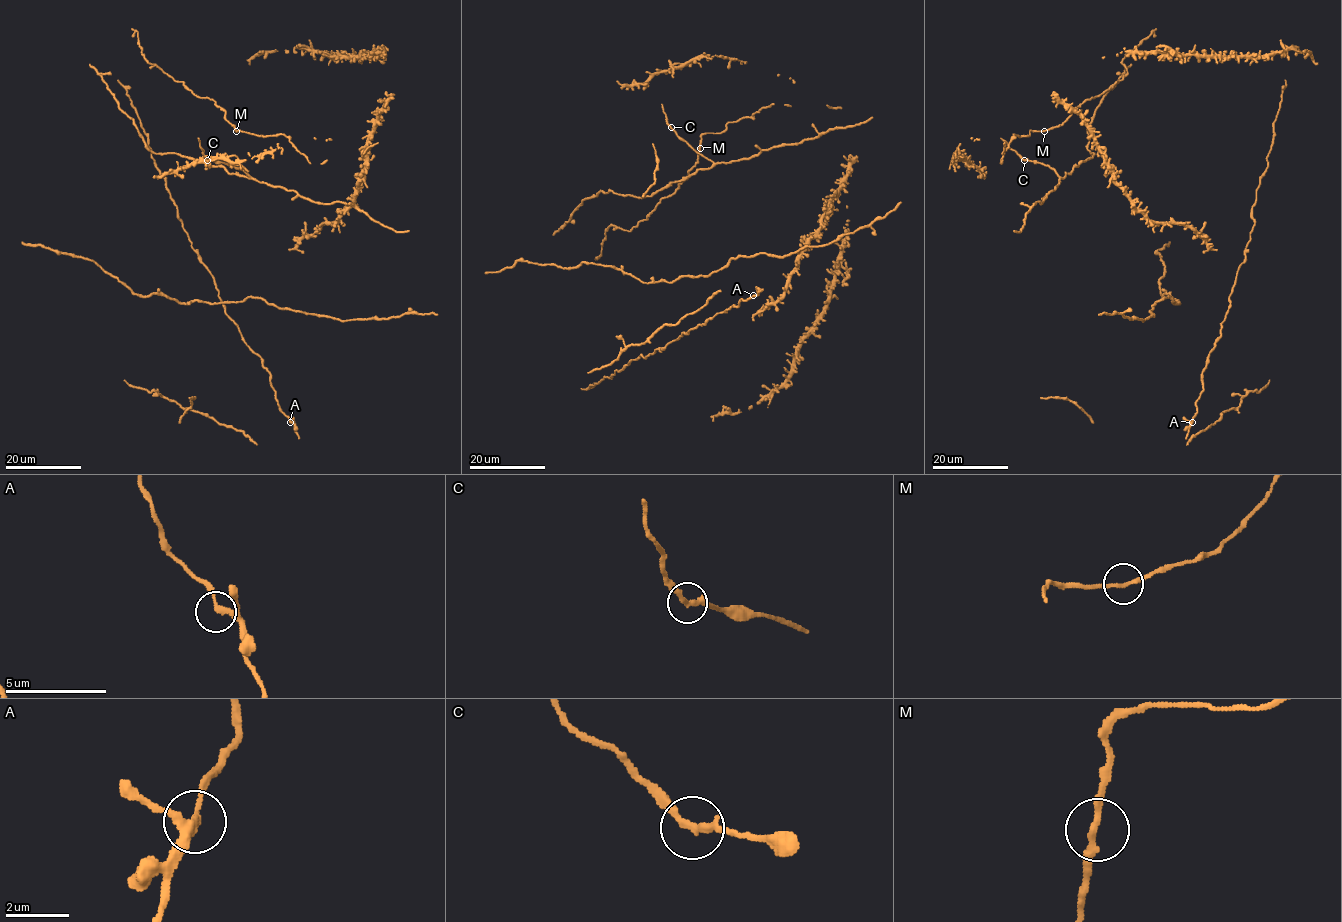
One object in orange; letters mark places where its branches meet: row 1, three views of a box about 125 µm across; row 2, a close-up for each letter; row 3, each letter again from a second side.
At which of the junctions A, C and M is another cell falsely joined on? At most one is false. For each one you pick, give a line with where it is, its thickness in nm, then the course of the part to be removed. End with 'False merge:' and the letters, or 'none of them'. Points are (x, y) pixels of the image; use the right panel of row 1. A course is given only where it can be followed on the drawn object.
False merge: none of them

